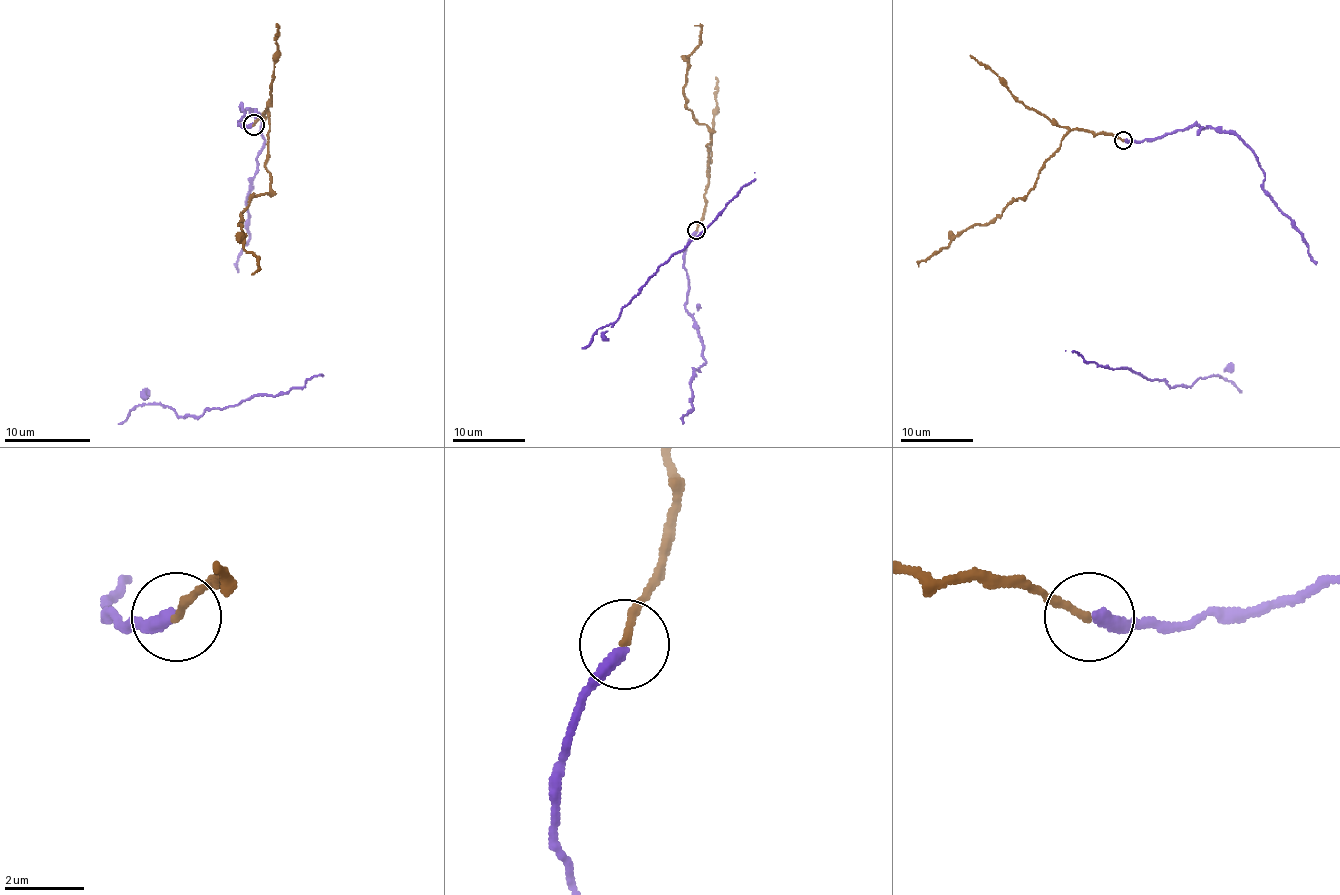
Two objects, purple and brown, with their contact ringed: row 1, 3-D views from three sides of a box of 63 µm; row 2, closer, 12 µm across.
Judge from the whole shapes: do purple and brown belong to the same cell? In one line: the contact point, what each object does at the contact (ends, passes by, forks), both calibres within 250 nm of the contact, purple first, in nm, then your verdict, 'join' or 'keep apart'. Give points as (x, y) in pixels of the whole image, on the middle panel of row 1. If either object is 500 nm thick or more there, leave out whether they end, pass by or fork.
(696, 230) | purple ends | brown ends | 340/180 nm | join

